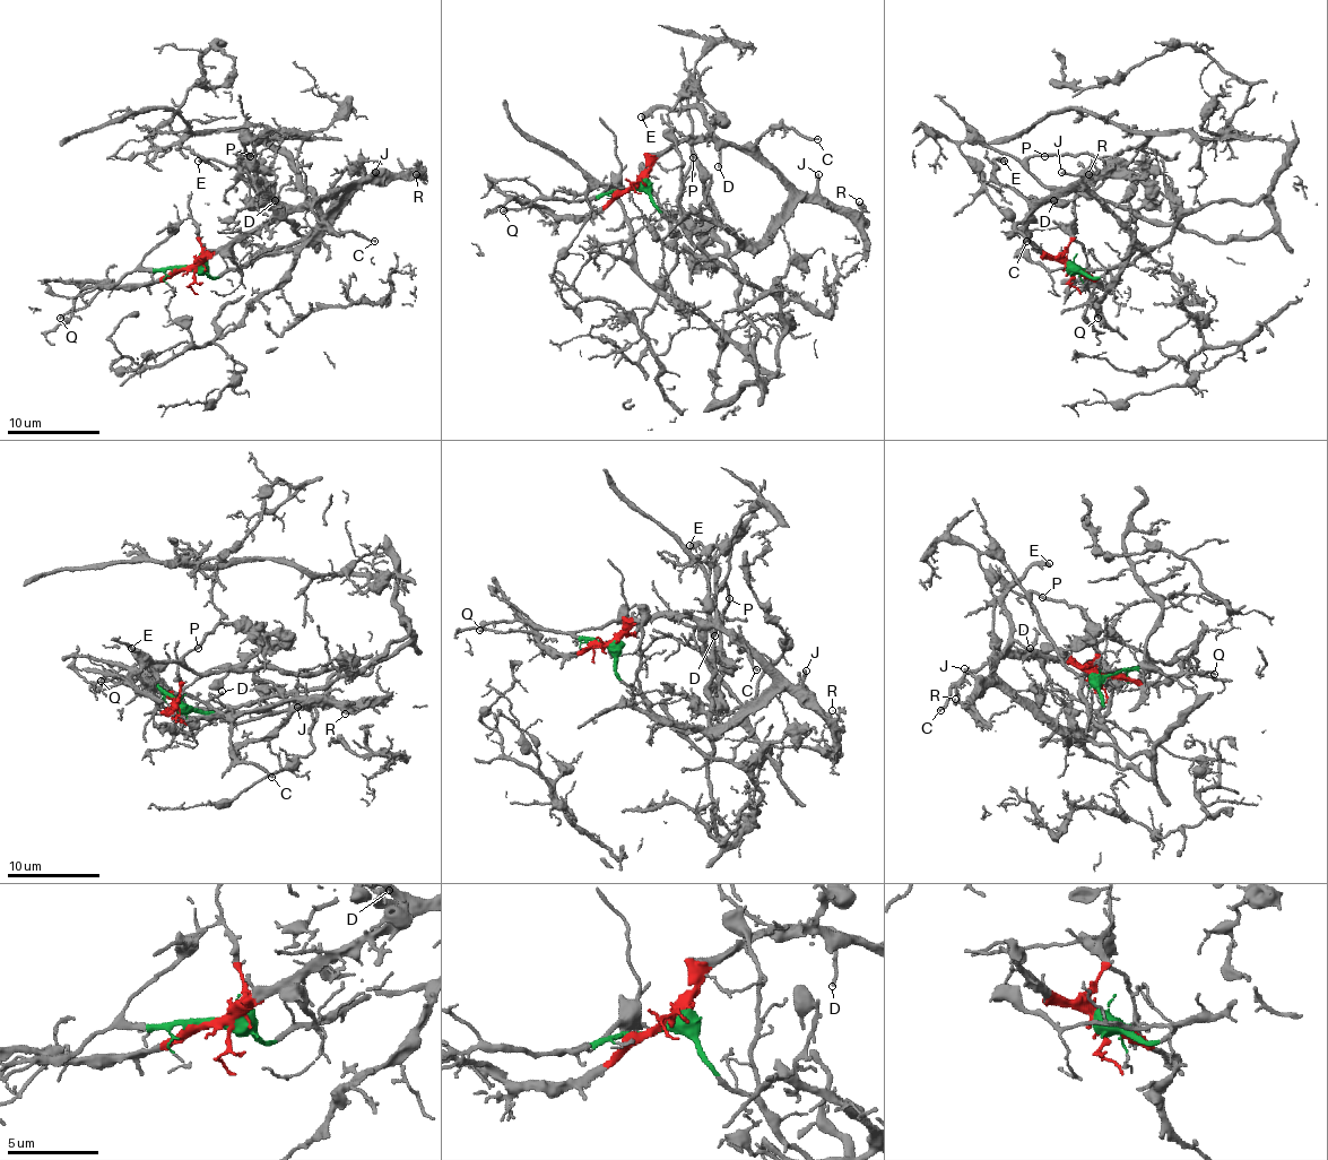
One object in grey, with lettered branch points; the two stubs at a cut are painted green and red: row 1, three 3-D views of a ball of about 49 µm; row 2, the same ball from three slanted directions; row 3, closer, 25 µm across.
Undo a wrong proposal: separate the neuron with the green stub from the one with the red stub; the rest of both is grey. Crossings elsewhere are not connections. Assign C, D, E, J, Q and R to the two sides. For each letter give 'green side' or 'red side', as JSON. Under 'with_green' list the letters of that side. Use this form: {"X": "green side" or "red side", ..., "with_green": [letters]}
{"C": "red side", "D": "red side", "E": "red side", "J": "red side", "Q": "red side", "R": "red side", "with_green": []}

